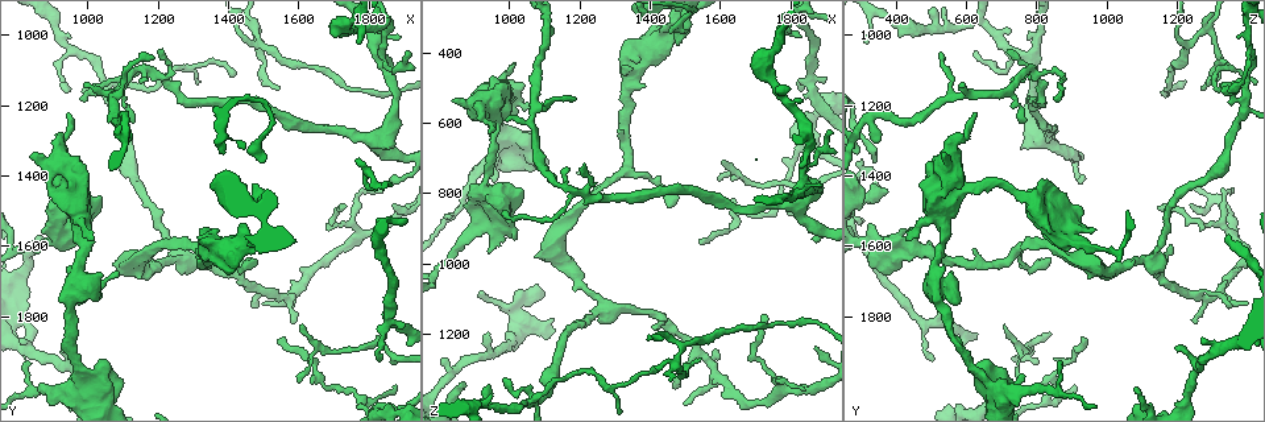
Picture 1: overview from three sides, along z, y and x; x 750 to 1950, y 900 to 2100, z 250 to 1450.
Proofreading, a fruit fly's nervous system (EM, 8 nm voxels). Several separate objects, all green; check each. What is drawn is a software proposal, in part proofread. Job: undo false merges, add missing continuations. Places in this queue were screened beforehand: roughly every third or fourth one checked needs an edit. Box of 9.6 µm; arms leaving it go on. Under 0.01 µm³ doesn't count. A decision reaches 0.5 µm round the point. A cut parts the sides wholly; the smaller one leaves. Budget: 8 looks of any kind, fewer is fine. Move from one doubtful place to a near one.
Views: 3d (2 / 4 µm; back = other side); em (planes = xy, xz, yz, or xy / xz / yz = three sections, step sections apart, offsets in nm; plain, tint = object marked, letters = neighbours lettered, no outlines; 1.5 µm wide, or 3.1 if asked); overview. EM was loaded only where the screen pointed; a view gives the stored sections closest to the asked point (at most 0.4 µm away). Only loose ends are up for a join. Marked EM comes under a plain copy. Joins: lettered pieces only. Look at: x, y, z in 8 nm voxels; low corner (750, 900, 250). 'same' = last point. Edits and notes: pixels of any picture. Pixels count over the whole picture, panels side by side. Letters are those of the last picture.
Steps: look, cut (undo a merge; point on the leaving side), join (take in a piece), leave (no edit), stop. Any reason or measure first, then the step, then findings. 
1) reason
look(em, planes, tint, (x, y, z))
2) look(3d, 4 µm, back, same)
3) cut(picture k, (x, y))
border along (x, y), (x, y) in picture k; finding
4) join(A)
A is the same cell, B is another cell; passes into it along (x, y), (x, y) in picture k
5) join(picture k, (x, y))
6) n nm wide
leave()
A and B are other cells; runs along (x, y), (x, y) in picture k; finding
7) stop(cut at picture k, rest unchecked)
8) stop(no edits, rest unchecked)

branch stops here
look(3d, 4 µm, (840, 1350, 540))

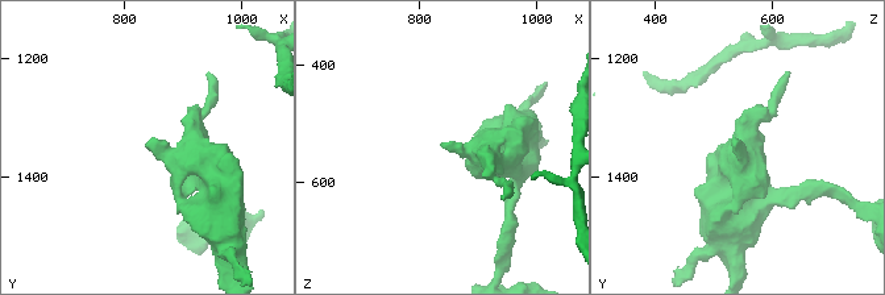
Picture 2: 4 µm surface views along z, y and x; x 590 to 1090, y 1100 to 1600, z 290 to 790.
look(em, yz, step 4, letters, (840, 1345, 535))

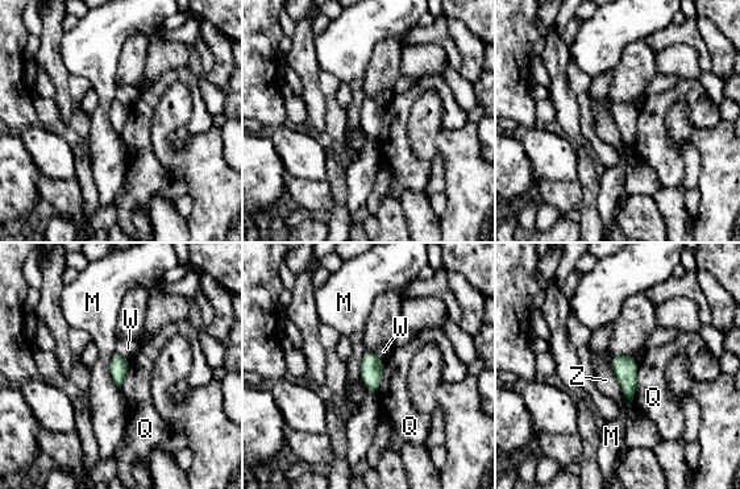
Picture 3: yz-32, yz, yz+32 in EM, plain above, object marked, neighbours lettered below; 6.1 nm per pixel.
look(em, planes, letters, same)

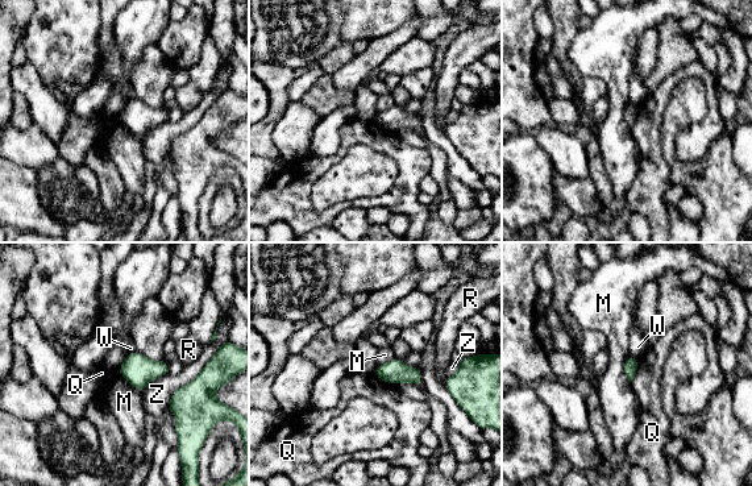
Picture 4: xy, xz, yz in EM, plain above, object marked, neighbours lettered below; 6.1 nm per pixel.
leave()
M, Q, R, W and Z are other cells; border along (628, 353), (623, 373), (630, 382) in picture 4; none of them fits

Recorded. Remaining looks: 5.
closes a loop
look(3d, 4 µm, (940, 1460, 770))

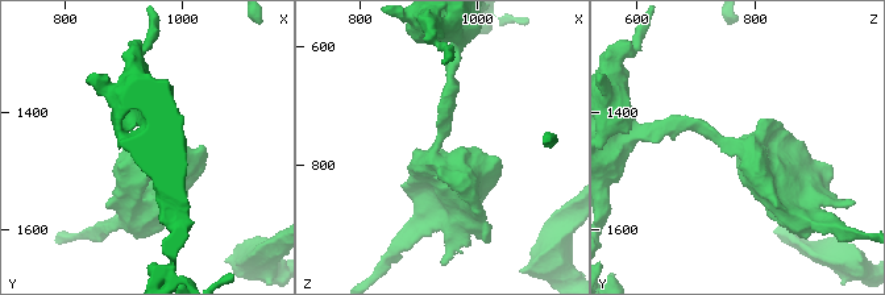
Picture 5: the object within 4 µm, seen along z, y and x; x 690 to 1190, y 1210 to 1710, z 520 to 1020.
look(em, xz, step 4, letters, (935, 1455, 770))

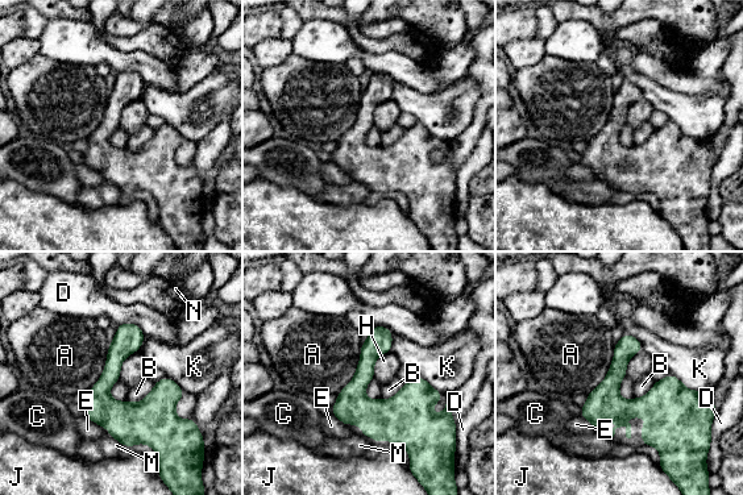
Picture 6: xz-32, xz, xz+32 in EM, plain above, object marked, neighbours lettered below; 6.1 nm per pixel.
cut it another way
look(em, planes, letters, same)

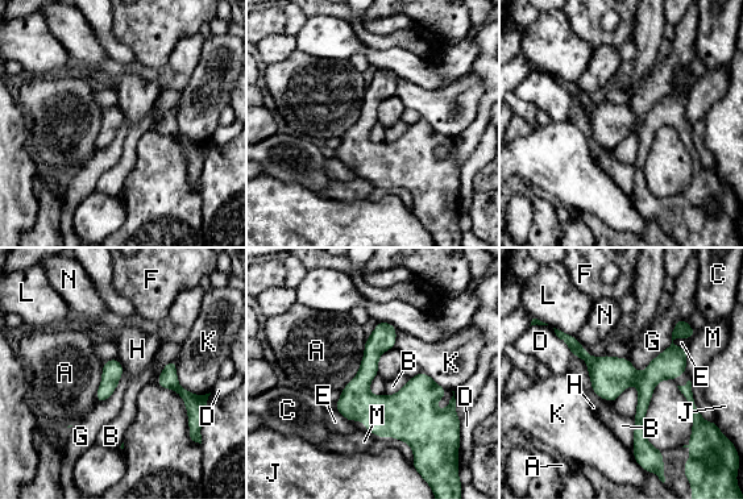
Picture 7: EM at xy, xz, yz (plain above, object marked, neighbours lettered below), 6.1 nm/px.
G touches over 460 nm
leave()
A, B, C, D, E, F, G, H, J, K, L, M and N are other cells; one cell here

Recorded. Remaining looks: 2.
stop(no edits, rest unchecked)

